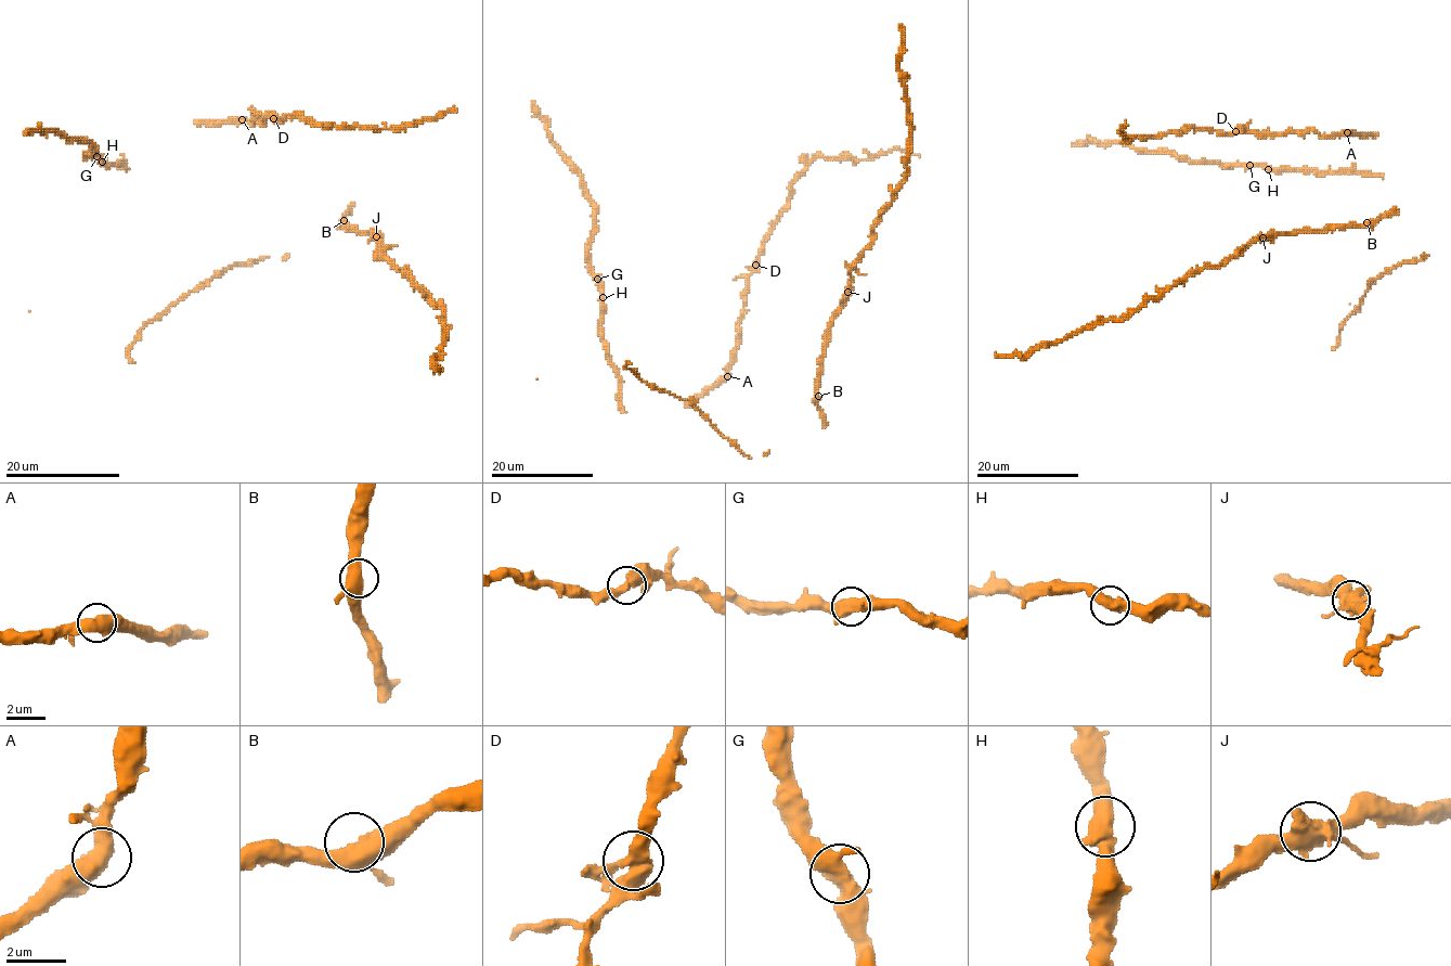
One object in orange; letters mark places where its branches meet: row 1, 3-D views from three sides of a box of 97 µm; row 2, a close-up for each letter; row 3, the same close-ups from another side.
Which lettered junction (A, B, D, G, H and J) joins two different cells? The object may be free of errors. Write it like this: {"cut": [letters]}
{"cut": []}

